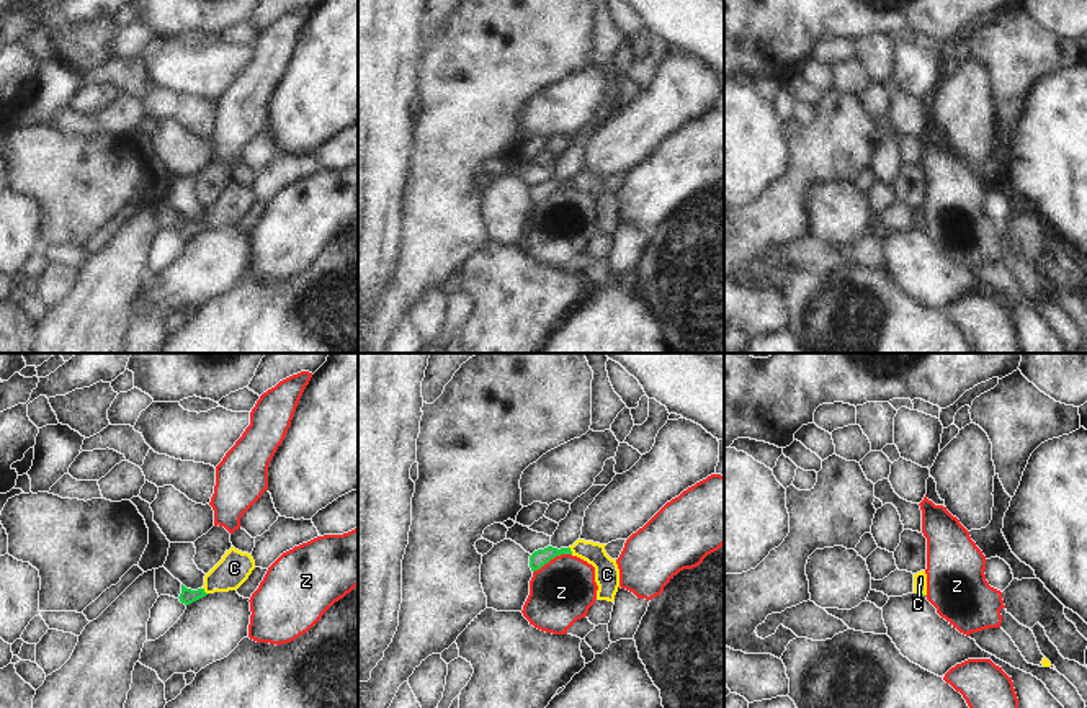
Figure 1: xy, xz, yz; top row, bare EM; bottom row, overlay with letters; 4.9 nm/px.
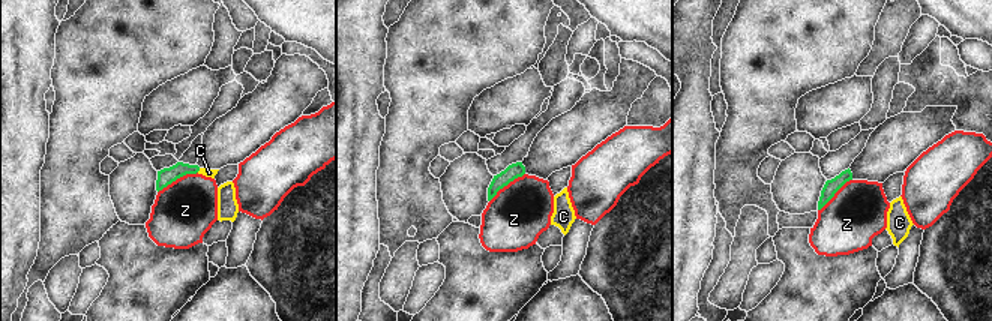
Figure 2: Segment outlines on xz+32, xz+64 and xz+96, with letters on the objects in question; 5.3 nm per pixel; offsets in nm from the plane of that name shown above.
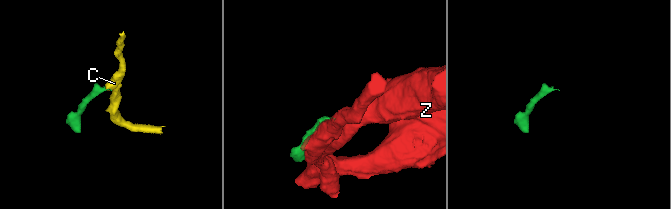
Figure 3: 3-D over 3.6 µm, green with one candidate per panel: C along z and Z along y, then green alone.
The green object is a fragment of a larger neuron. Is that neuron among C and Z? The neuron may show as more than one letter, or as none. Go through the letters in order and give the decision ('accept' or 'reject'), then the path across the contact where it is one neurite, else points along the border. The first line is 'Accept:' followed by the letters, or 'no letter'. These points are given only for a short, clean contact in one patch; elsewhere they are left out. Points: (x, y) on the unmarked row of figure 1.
Accept: C
C: accept; way xz (541, 190), (569, 183), (585, 183), (607, 208)
Z: reject

